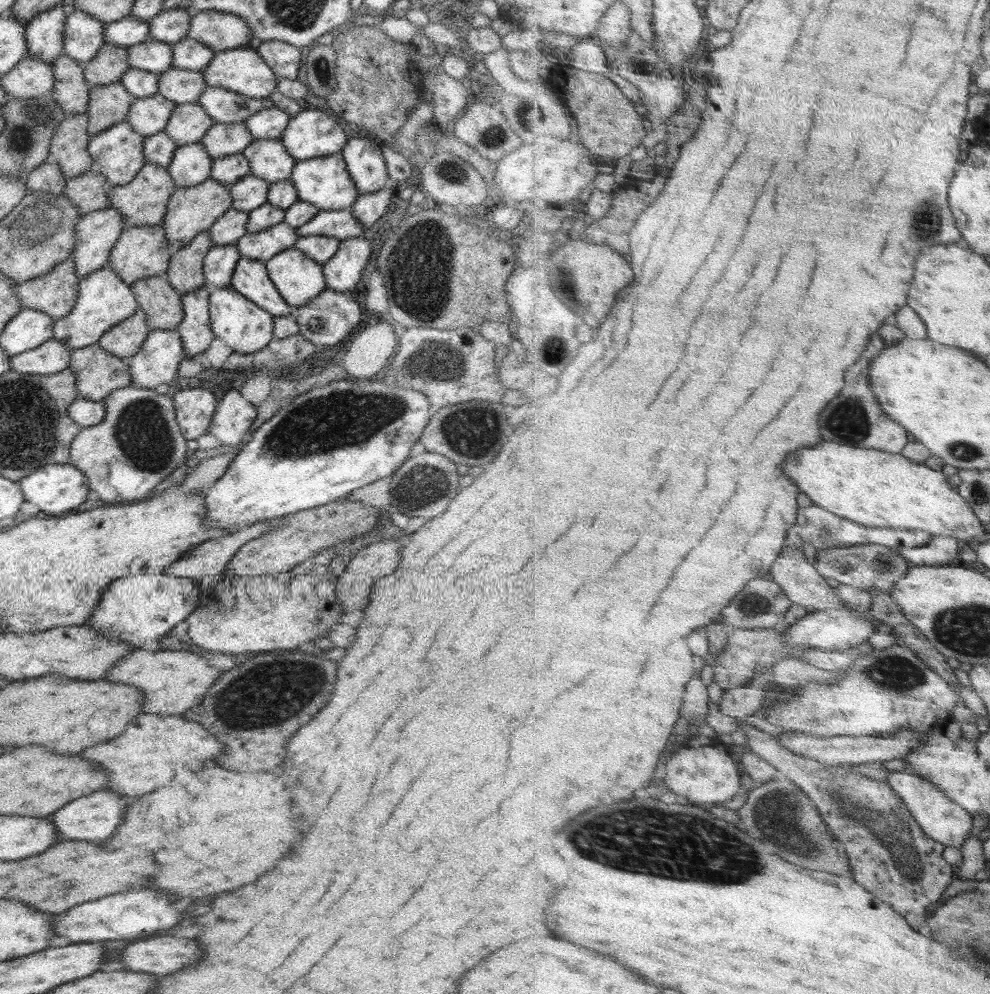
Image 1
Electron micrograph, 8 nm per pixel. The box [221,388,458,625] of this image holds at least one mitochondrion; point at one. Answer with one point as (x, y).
(426, 483)

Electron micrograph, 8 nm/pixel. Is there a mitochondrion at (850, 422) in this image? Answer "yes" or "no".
yes

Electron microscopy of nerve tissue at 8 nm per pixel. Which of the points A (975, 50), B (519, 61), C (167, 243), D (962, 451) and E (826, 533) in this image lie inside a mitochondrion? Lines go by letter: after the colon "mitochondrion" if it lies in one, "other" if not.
A: other
B: other
C: other
D: mitochondrion
E: mitochondrion

